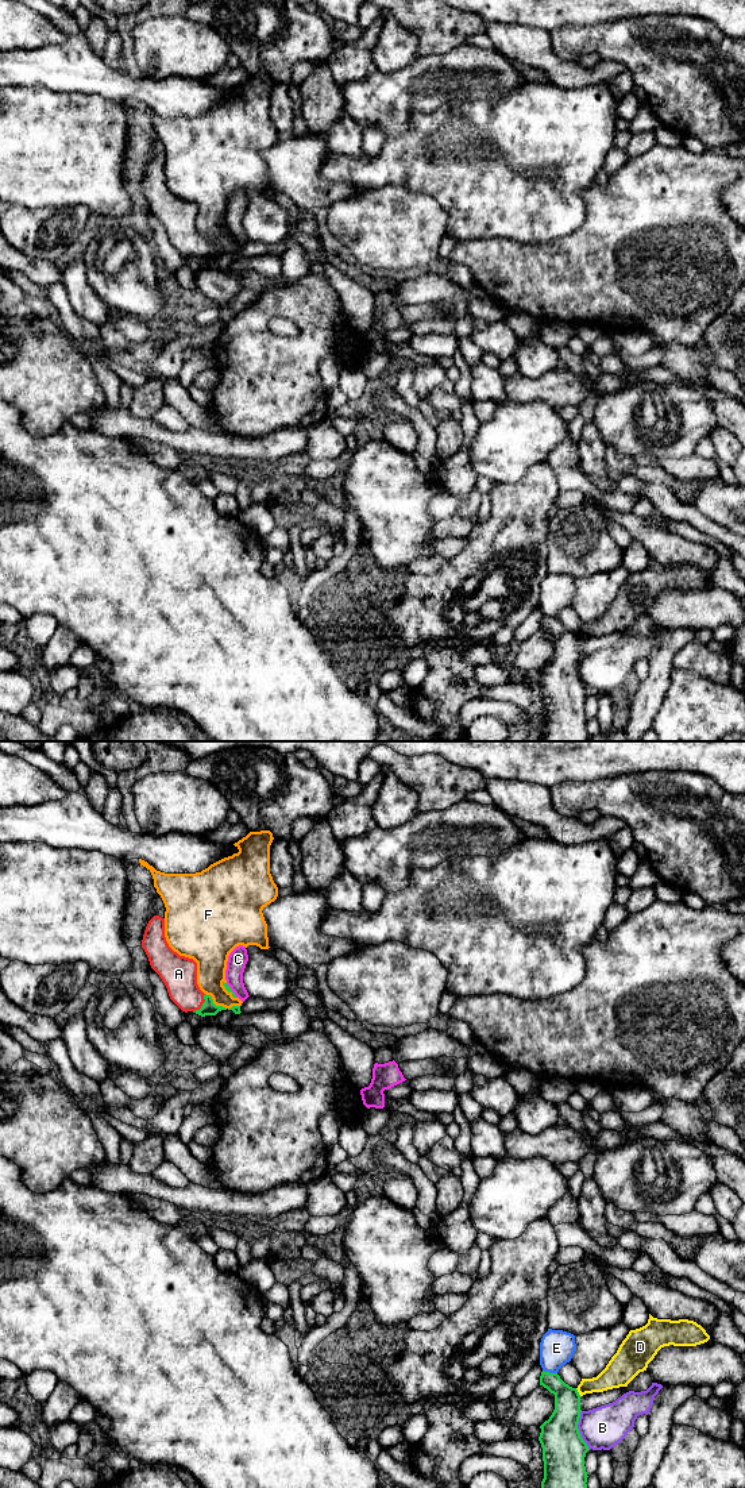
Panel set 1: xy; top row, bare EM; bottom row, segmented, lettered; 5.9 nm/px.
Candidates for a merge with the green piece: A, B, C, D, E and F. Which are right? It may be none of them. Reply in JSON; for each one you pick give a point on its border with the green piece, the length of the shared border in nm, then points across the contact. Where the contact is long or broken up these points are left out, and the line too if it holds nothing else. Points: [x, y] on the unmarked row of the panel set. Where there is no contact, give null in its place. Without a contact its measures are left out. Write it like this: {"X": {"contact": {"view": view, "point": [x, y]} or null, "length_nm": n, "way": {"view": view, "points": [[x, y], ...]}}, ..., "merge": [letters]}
{"A": {"contact": {"view": "xy", "point": [203, 249]}, "length_nm": 130, "way": {"view": "xy", "points": [[208, 251], [203, 249], [181, 227], [178, 218]]}}, "merge": ["A"]}

